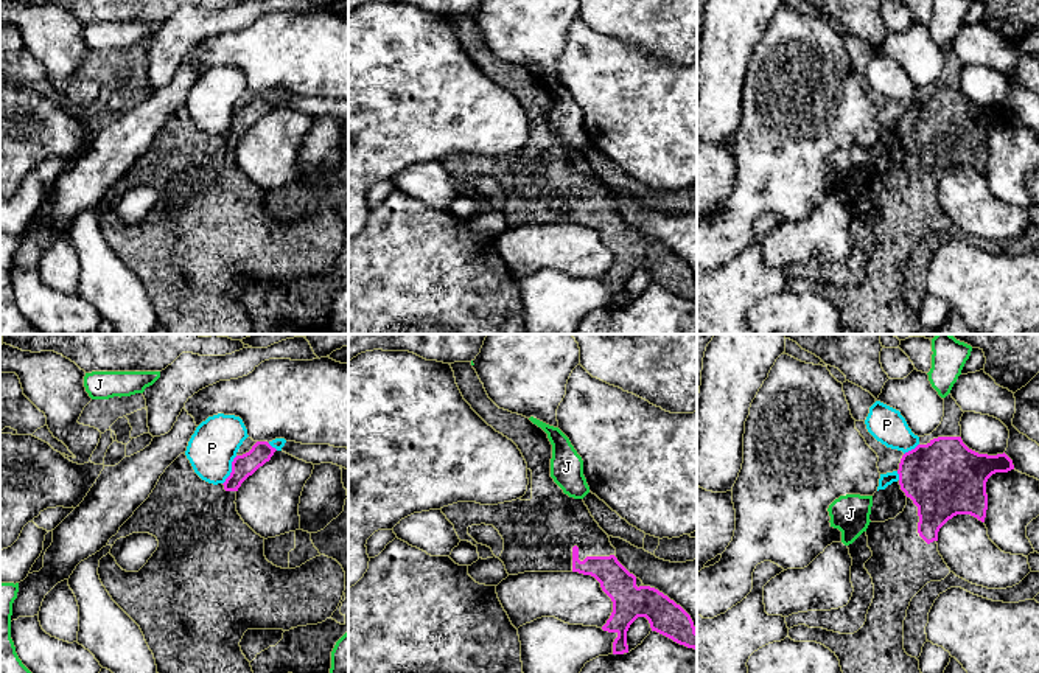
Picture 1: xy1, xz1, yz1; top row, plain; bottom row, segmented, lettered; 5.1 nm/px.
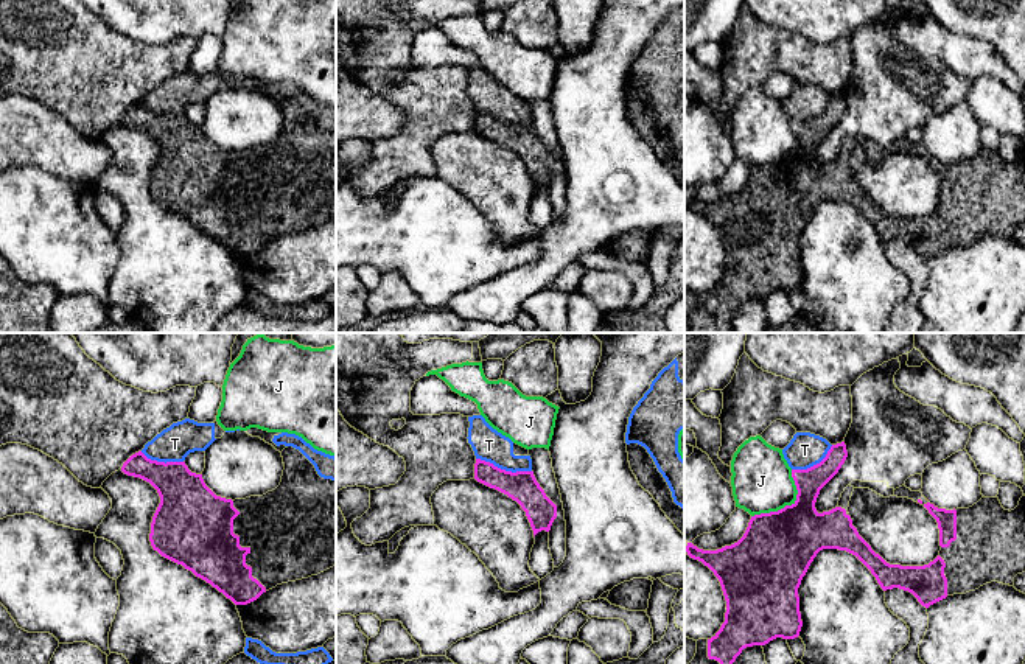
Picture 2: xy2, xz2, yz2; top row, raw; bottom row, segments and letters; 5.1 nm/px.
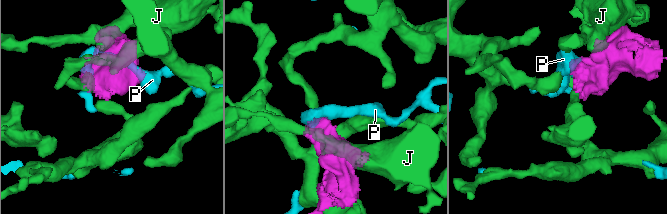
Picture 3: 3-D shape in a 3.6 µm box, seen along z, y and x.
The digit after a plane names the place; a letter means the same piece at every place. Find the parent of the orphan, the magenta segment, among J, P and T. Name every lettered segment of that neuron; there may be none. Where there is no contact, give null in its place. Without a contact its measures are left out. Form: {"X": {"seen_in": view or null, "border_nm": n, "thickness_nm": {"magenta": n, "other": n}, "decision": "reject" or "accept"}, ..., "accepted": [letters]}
{"J": {"seen_in": "yz2", "border_nm": 320, "thickness_nm": {"magenta": 380, "other": 320}, "decision": "reject"}, "P": {"seen_in": "xy1", "border_nm": 170, "thickness_nm": {"magenta": 120, "other": 240}, "decision": "reject"}, "T": {"seen_in": "xz2", "border_nm": 300, "thickness_nm": {"magenta": 160, "other": 170}, "decision": "reject"}, "accepted": []}

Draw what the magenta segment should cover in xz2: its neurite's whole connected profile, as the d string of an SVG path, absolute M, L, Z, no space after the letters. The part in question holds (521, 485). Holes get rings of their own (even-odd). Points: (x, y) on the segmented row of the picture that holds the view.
M476 459L474 479L490 488L495 488L513 501L526 512L533 530L533 536L551 530L557 518L557 505L546 496L537 482L533 471L506 471L490 462Z

